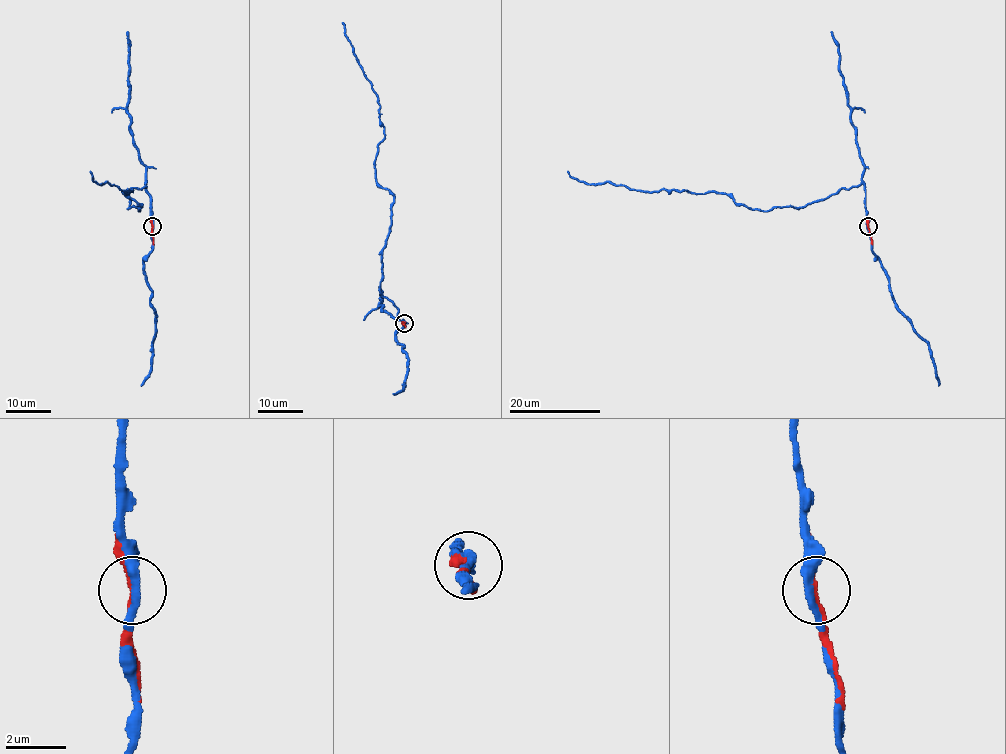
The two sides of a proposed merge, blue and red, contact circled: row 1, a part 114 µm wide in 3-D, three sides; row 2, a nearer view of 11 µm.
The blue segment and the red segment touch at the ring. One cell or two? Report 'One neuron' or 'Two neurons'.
Two neurons

